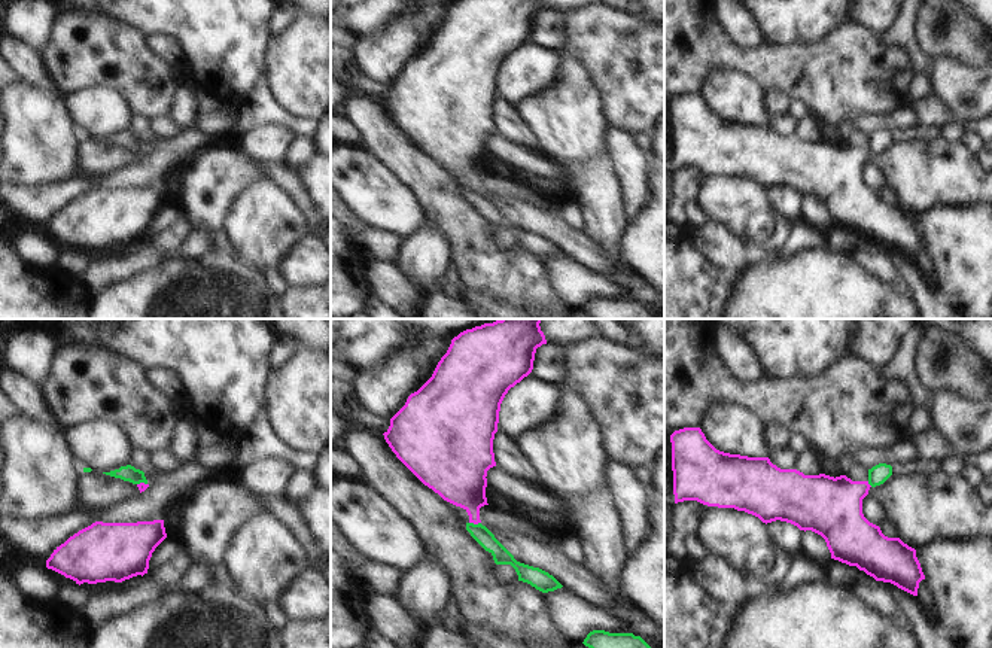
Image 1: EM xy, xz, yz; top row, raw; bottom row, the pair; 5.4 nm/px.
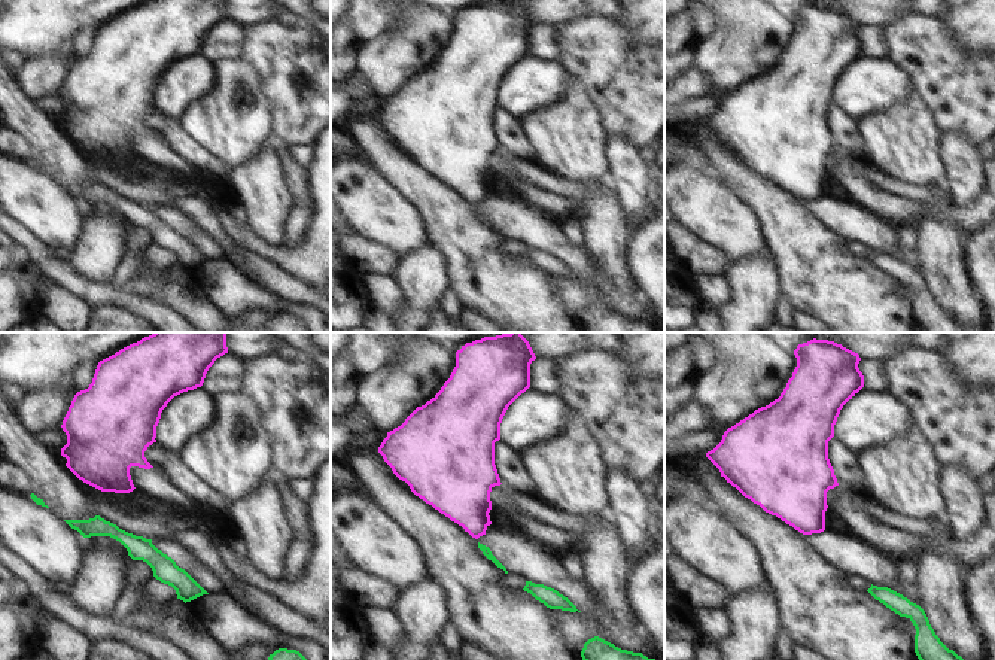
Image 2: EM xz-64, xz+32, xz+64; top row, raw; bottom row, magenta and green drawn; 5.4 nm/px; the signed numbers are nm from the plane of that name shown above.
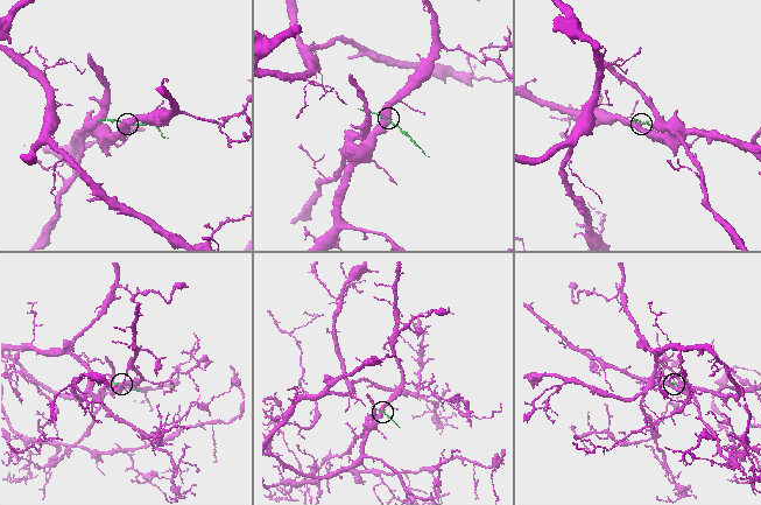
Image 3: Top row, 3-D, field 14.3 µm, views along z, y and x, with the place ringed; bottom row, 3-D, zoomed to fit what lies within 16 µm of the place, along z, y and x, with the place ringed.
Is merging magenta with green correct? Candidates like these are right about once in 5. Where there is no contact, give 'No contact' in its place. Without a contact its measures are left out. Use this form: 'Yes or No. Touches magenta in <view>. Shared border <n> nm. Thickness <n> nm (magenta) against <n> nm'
No. Touches magenta in xz. Shared border 60 nm. Thickness 280 nm (magenta) against 90 nm.

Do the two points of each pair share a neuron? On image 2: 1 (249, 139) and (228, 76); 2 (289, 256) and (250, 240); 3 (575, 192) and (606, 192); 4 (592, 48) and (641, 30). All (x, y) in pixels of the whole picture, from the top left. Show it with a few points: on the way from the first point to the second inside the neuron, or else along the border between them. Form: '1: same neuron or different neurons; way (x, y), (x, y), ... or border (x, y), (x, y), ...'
1: same neuron; way (236, 124), (236, 112), (230, 105), (230, 91)
2: same neuron; way (280, 255), (259, 246)
3: different neurons; border (577, 182), (587, 189), (587, 195), (583, 200)
4: different neurons; border (617, 21), (633, 40), (648, 42)

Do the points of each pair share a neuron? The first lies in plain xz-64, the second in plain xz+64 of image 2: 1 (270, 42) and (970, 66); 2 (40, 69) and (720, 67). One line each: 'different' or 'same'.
1: same
2: same

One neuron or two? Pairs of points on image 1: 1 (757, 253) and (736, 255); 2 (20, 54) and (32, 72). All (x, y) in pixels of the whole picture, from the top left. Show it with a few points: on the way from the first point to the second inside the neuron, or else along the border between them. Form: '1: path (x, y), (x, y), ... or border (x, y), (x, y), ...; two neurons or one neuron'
1: border (726, 228), (744, 243), (754, 261); two neurons
2: path (23, 58), (32, 67); one neuron

